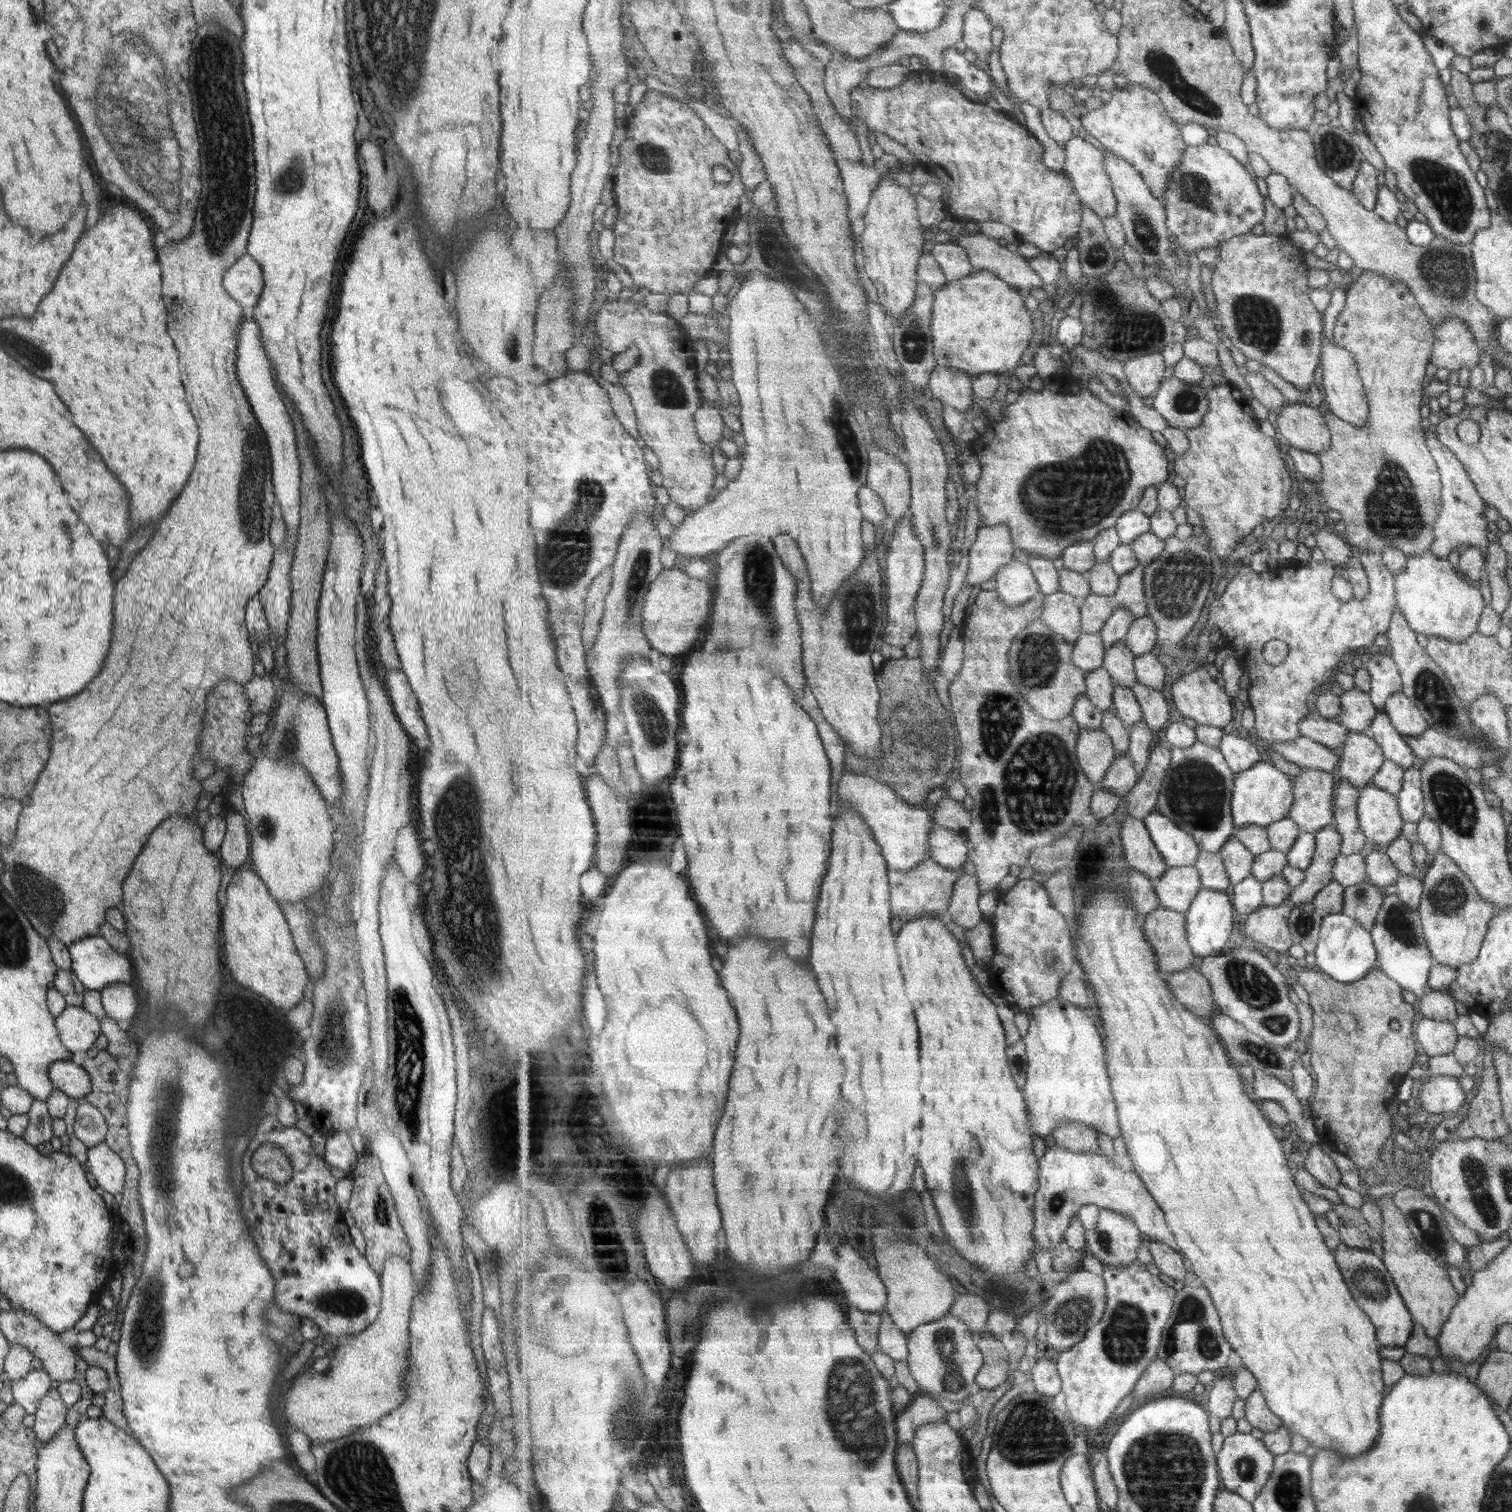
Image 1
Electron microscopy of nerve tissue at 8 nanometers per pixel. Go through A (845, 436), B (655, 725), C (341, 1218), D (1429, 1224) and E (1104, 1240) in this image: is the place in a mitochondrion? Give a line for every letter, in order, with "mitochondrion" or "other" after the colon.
A: mitochondrion
B: mitochondrion
C: other
D: mitochondrion
E: mitochondrion

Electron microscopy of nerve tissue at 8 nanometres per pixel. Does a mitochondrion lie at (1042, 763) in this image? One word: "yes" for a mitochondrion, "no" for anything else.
yes

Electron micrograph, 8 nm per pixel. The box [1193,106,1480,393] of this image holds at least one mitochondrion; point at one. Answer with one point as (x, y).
(1448, 191)

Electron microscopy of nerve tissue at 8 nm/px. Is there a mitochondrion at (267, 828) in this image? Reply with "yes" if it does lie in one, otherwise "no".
no

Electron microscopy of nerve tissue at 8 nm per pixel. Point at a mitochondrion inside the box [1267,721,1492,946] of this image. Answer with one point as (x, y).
(1452, 799)

